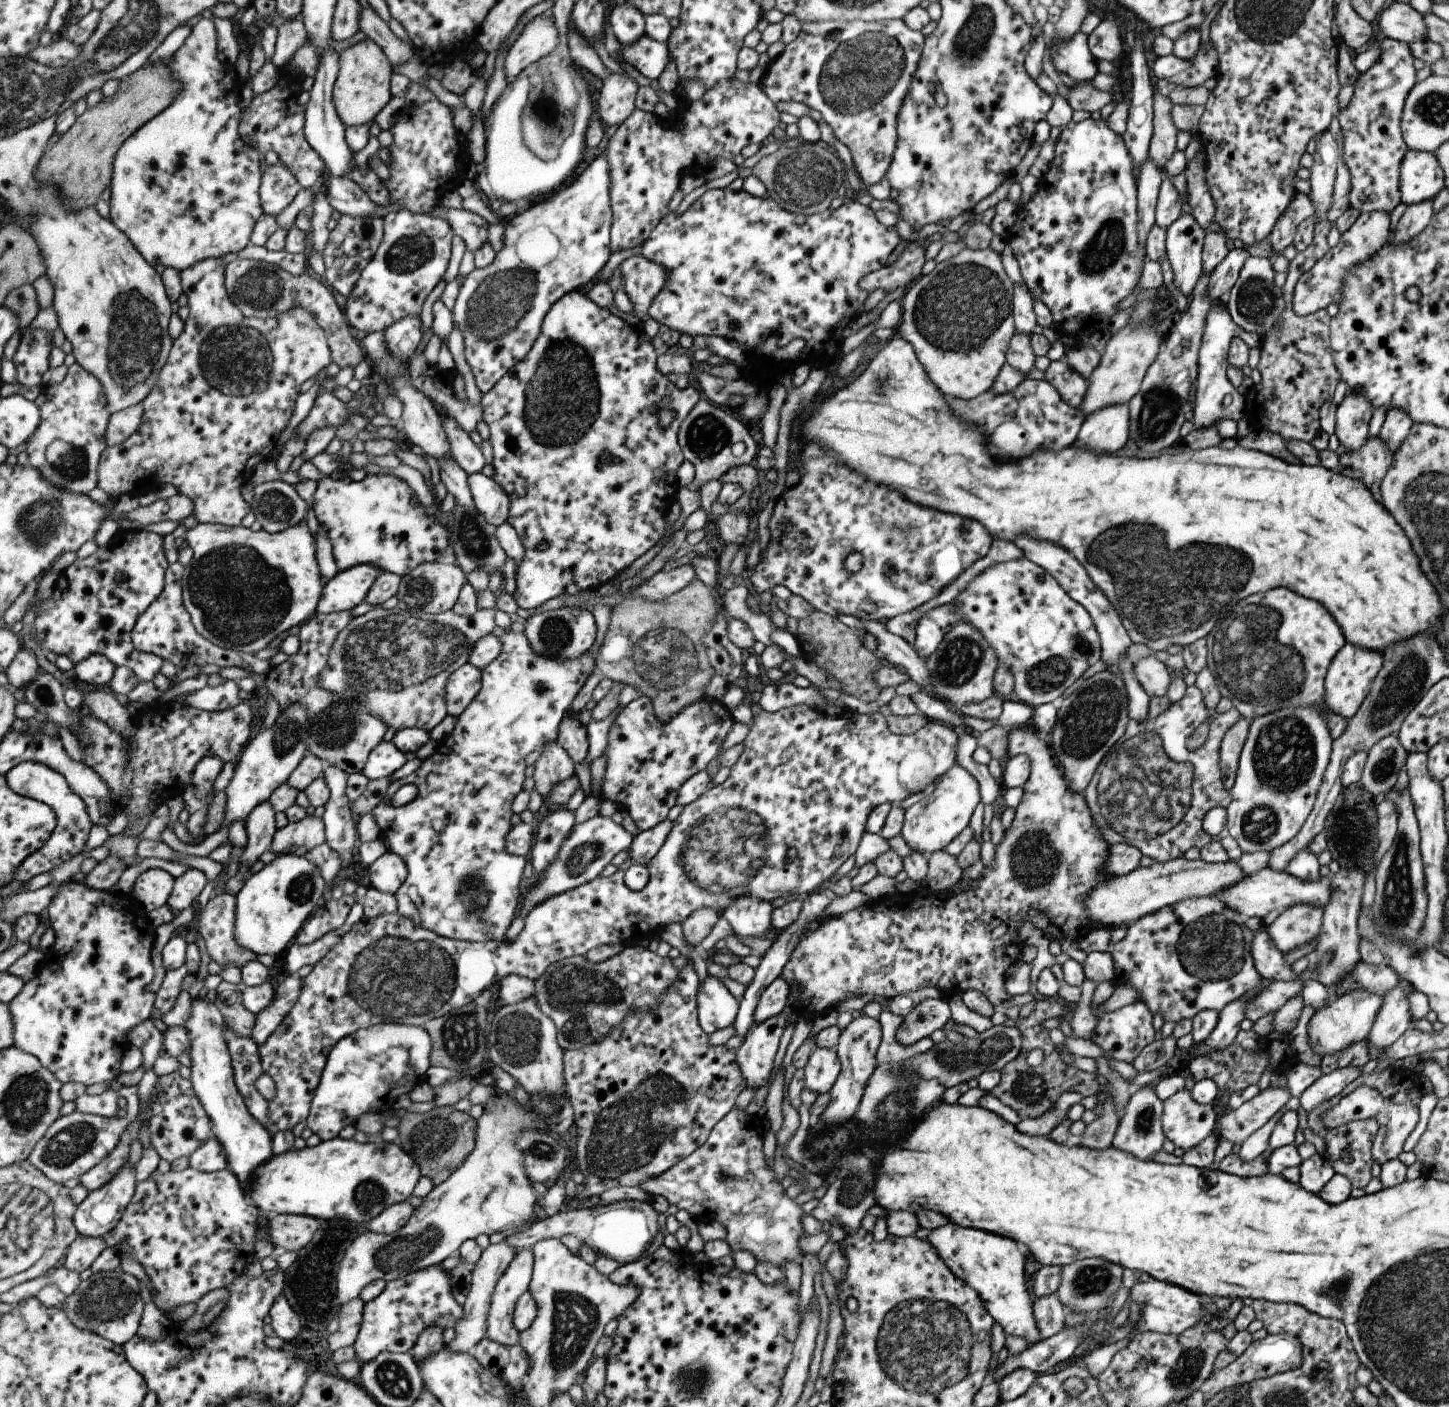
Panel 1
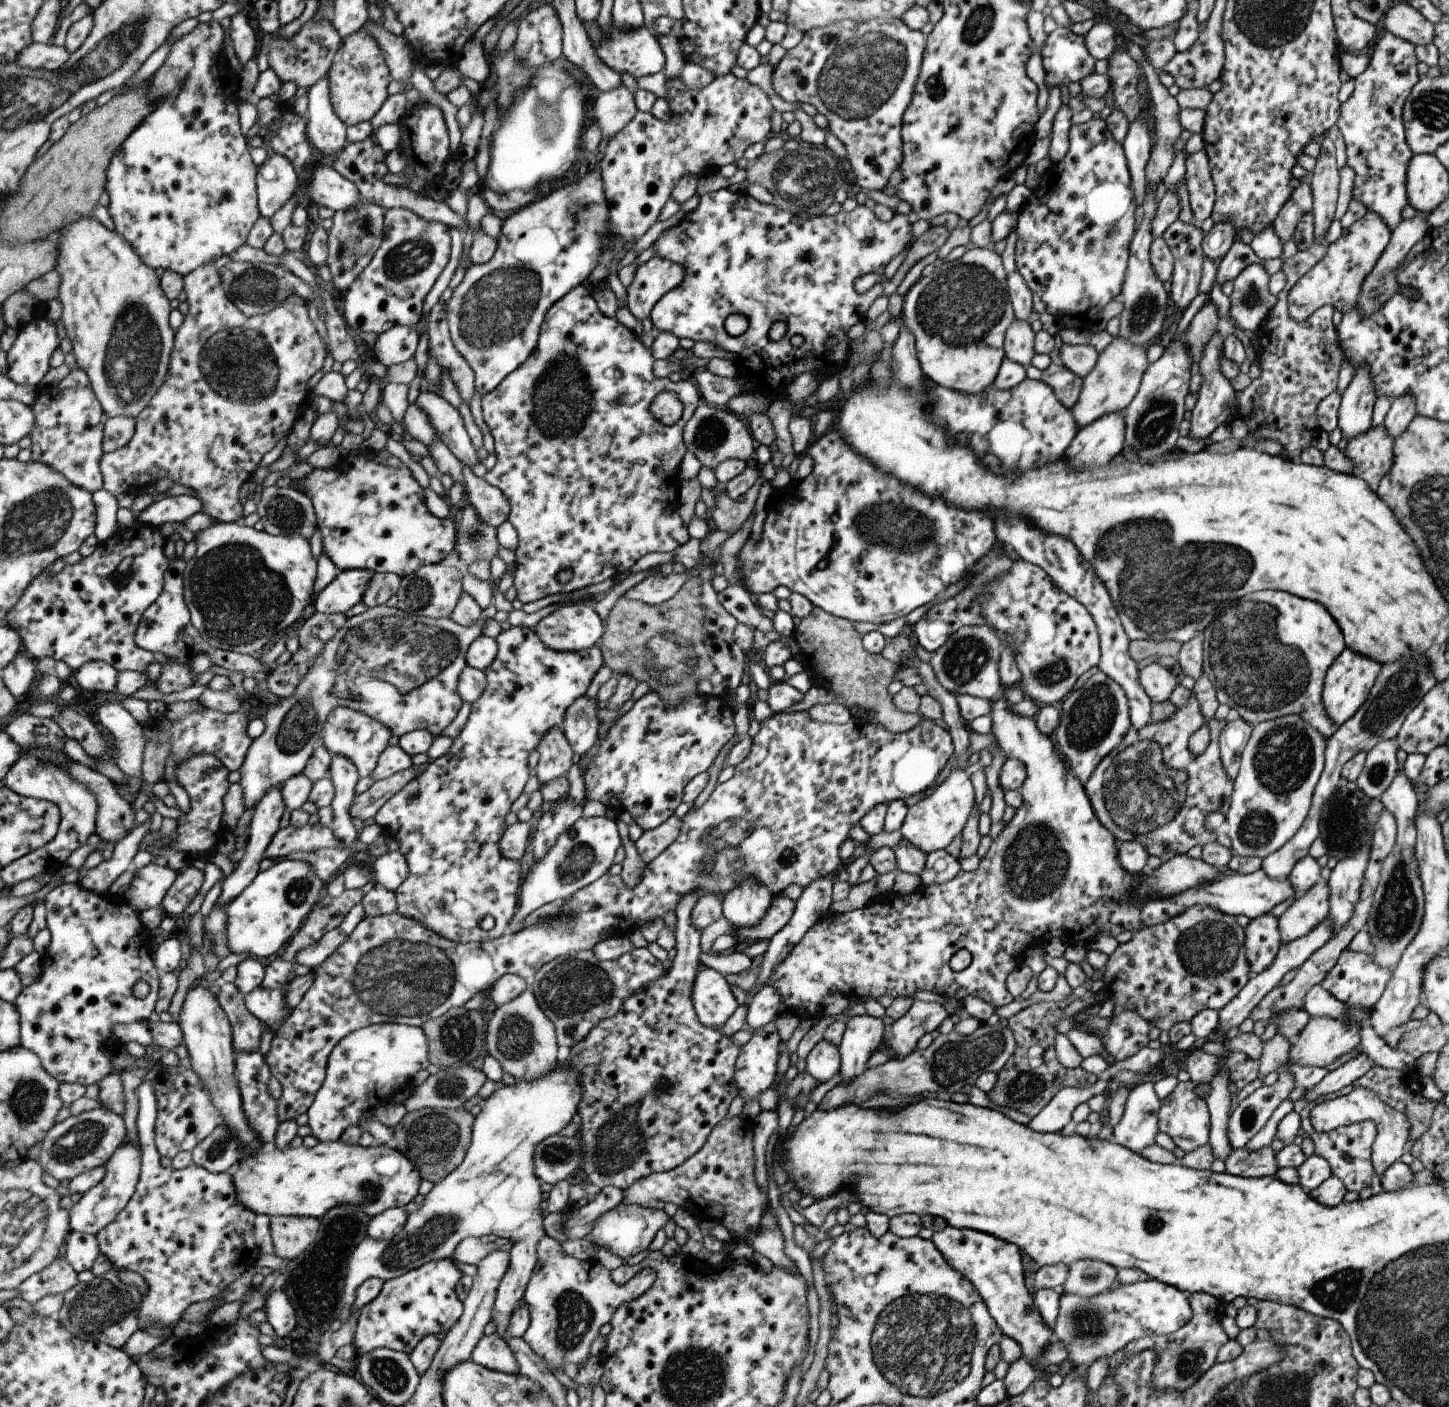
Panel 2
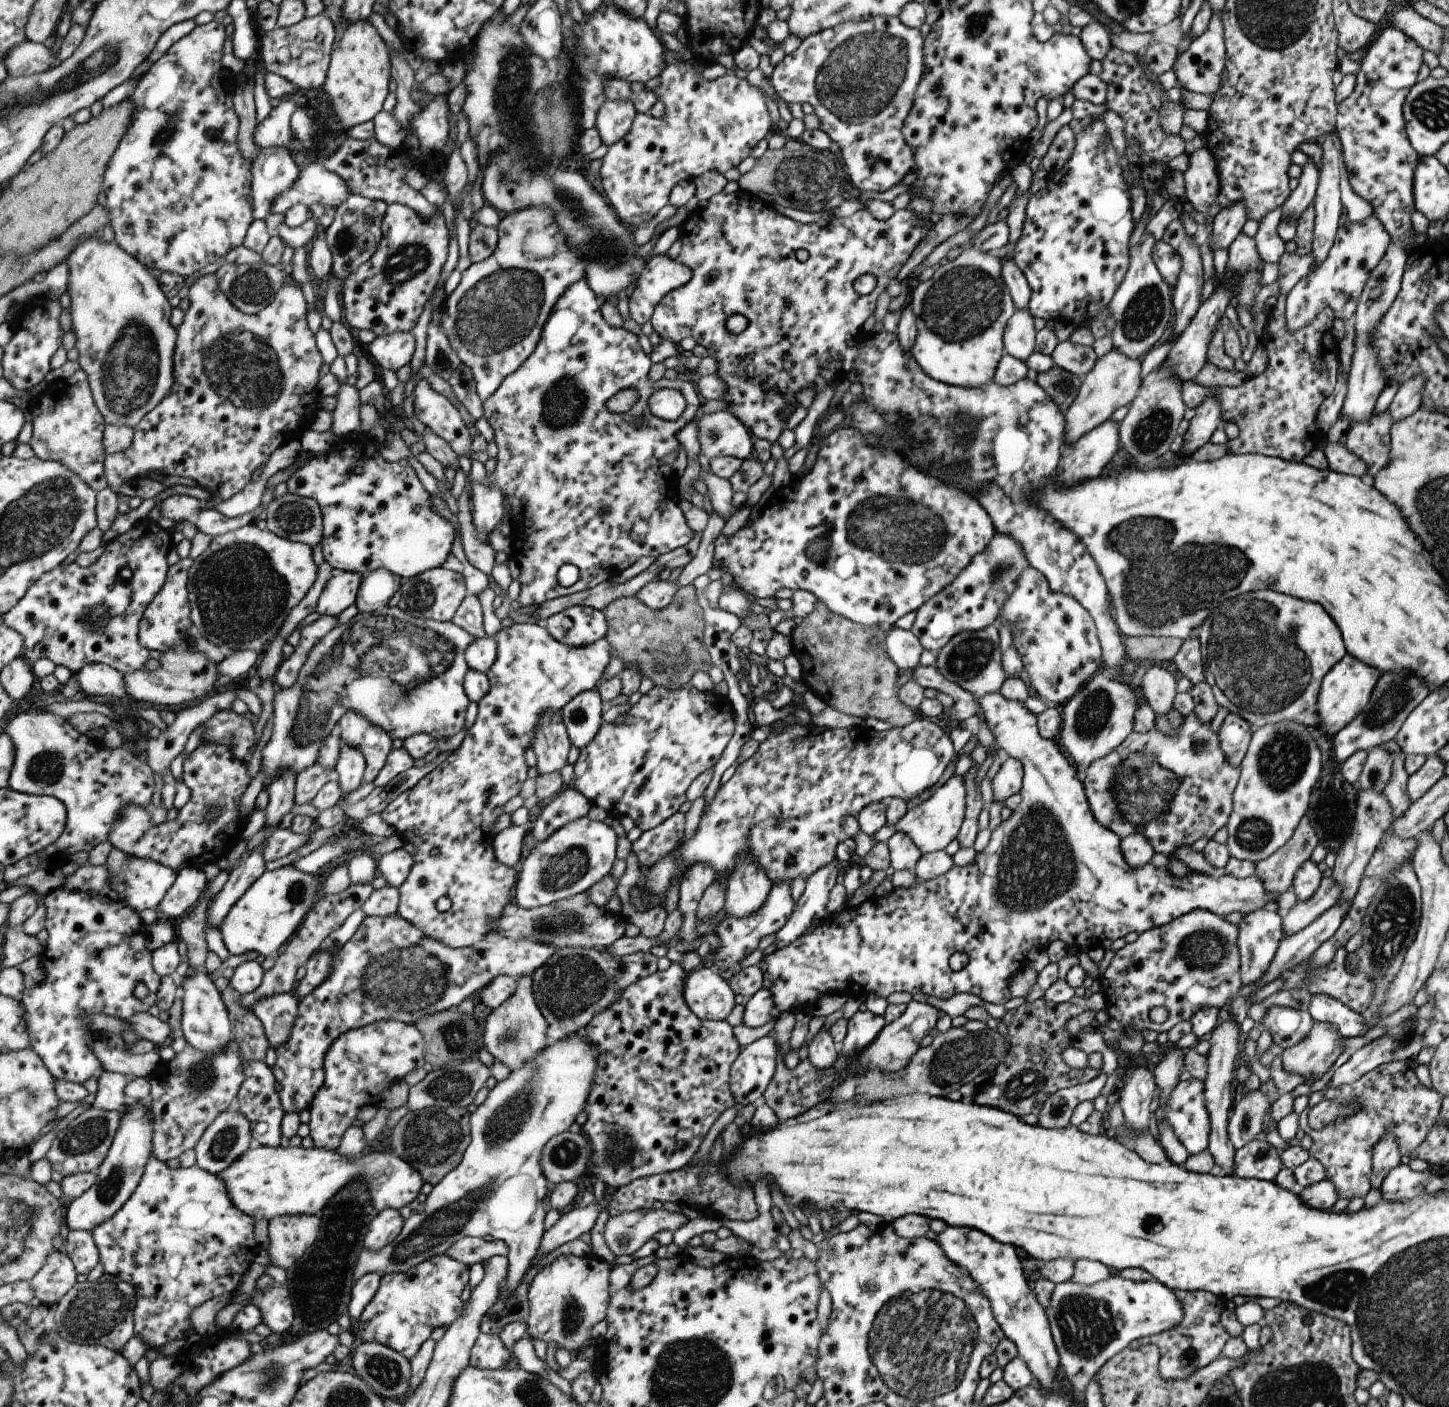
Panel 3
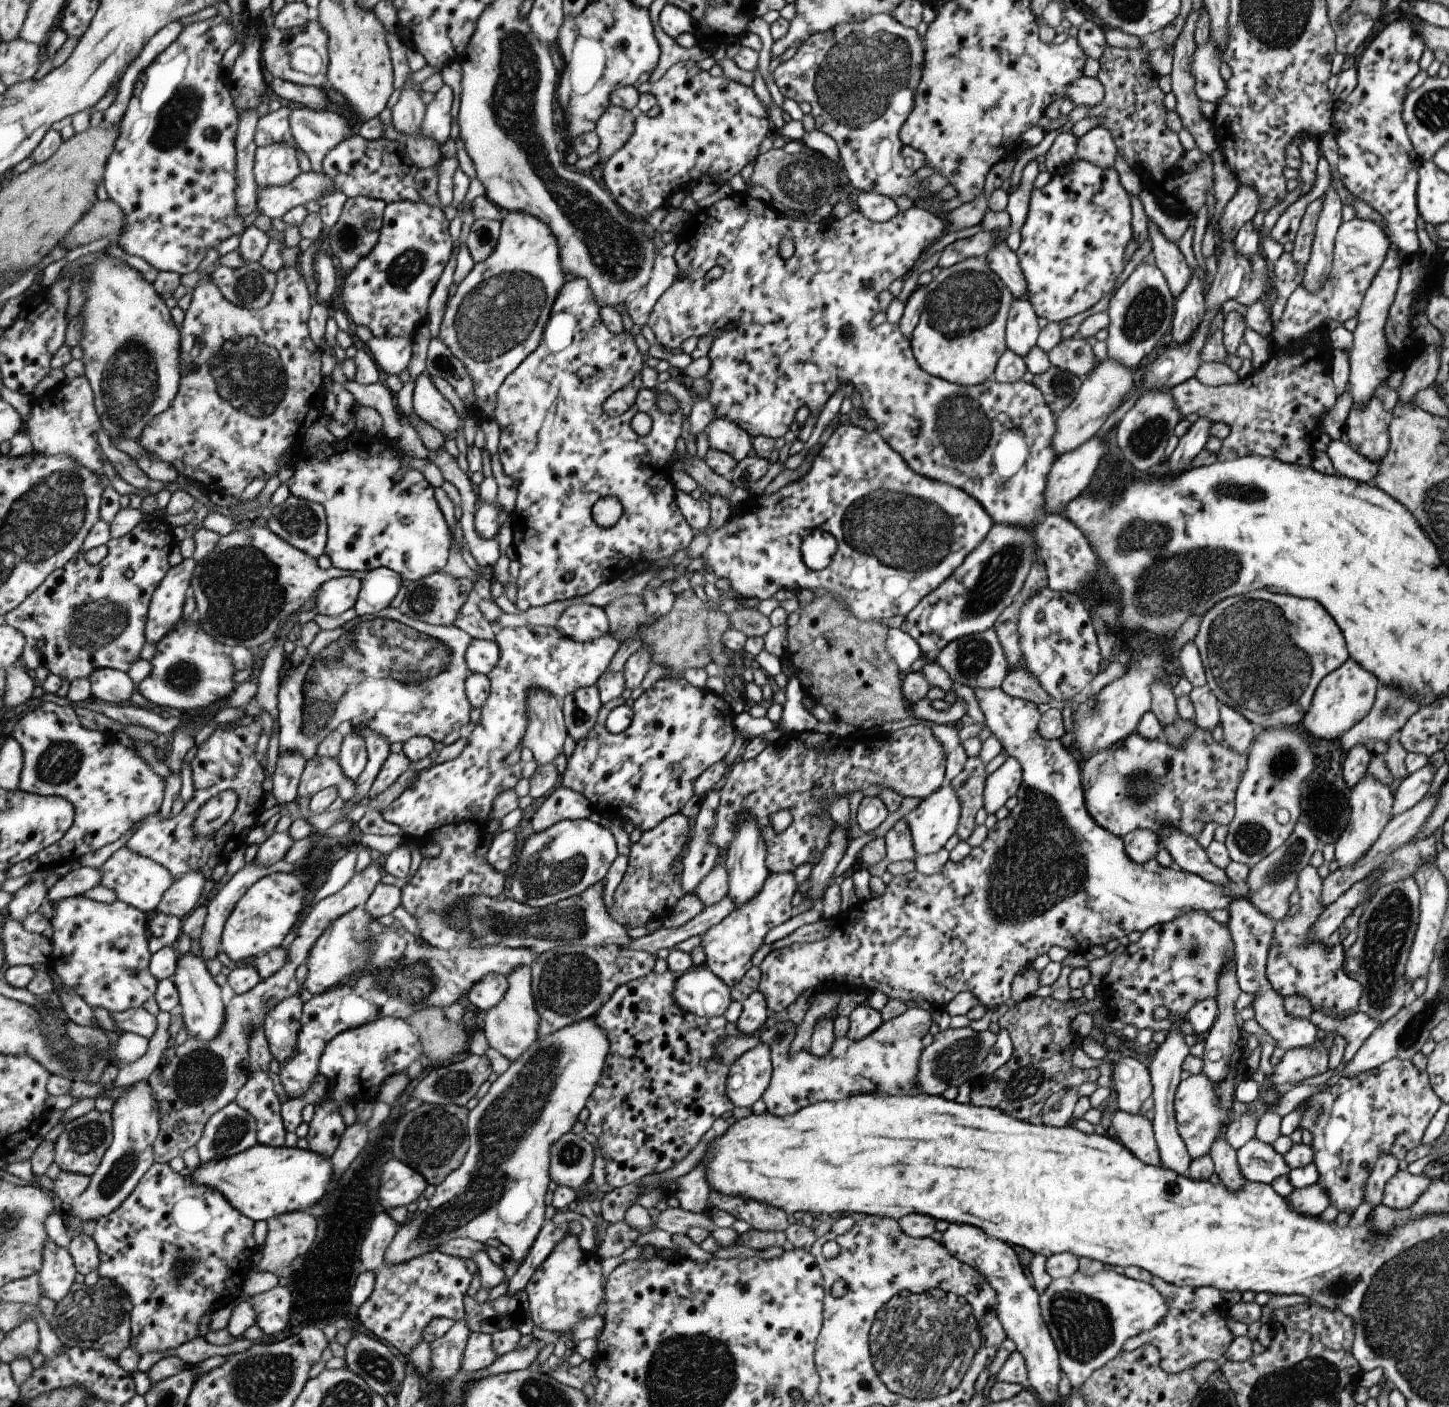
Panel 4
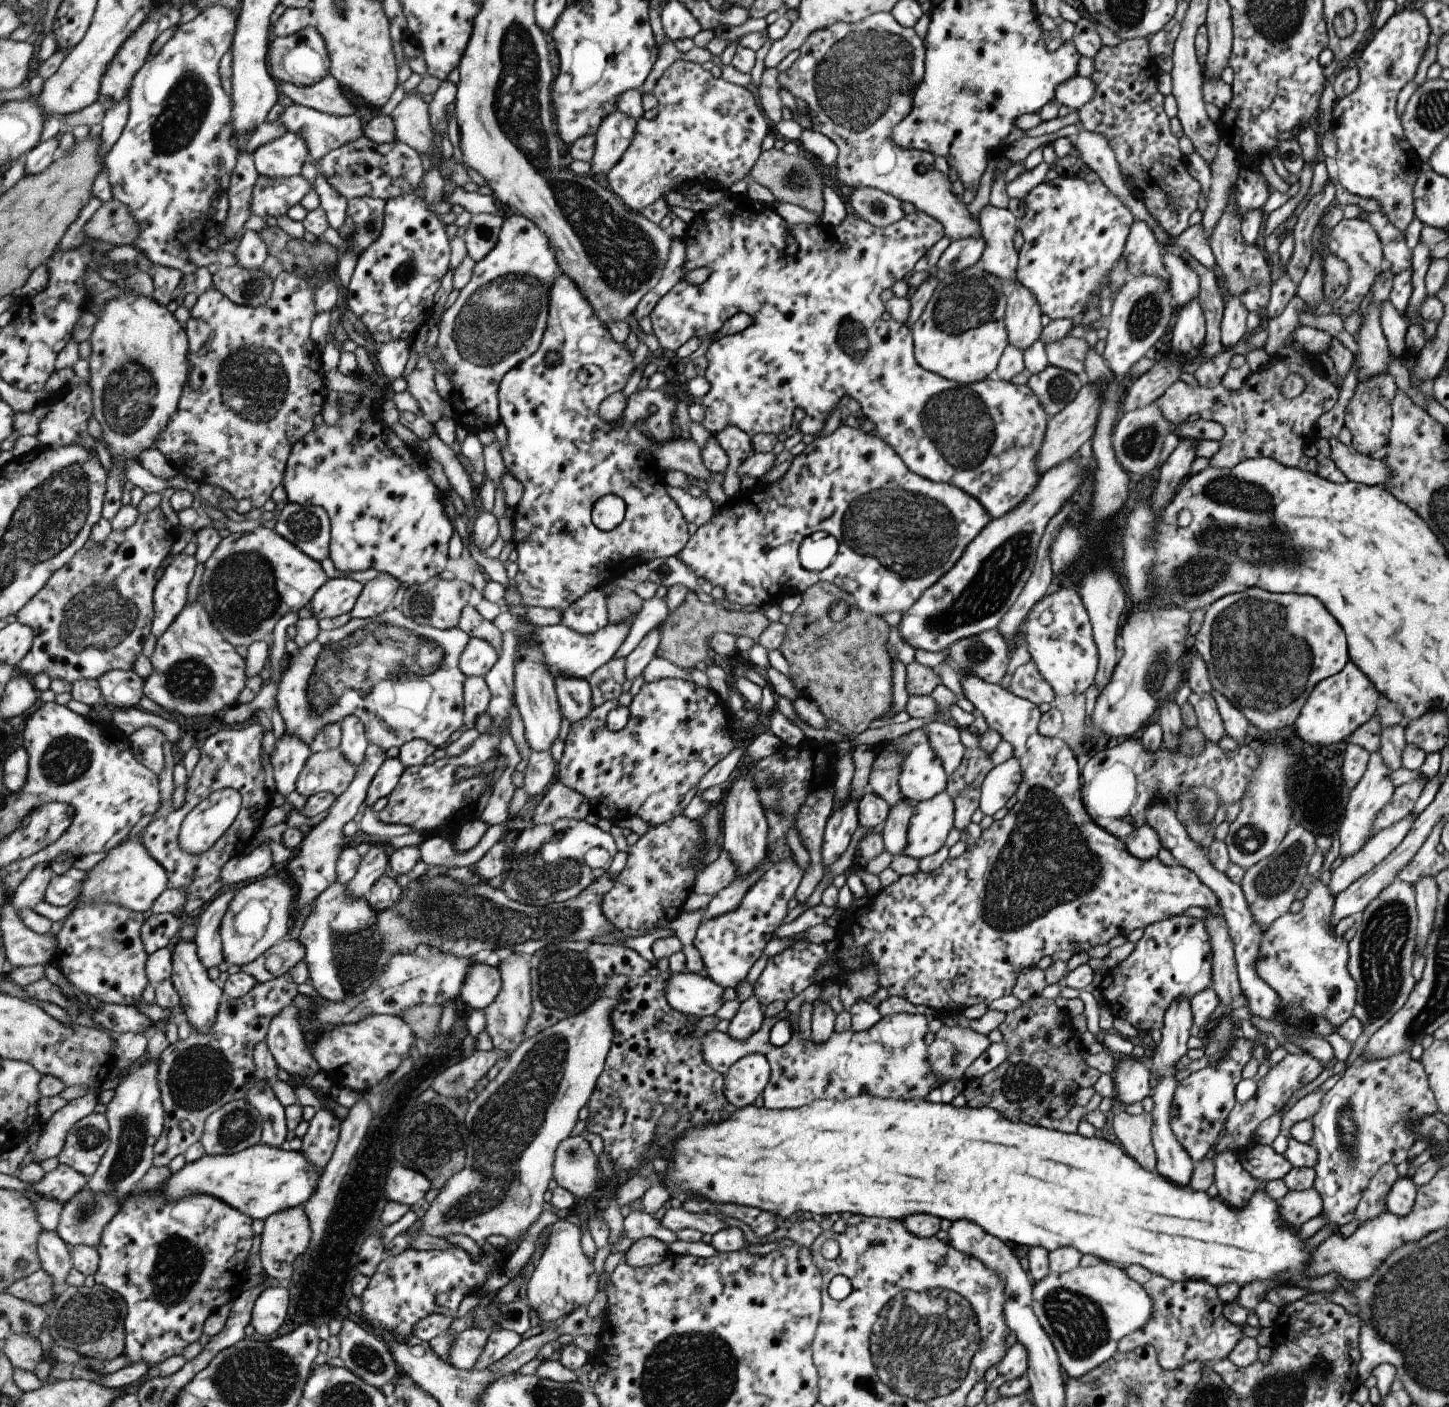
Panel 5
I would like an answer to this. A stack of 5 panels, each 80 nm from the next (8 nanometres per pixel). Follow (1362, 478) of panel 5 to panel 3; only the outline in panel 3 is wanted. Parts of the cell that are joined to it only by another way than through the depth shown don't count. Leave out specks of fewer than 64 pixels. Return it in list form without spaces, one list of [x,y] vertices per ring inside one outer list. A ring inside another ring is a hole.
[[[1325,442],[1323,450],[1328,468],[1333,472],[1354,477],[1365,476],[1367,465],[1356,454],[1350,453],[1344,444]]]

